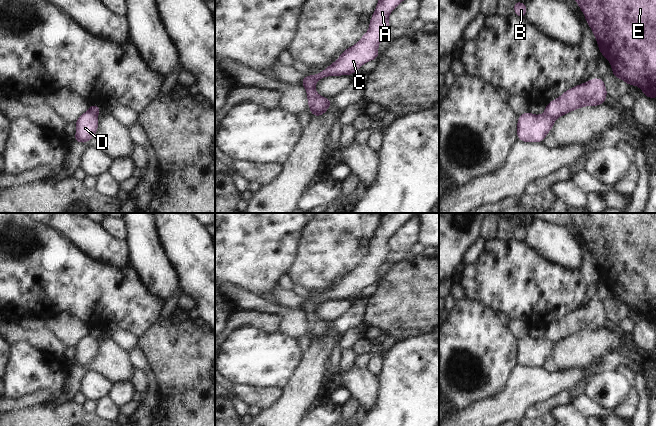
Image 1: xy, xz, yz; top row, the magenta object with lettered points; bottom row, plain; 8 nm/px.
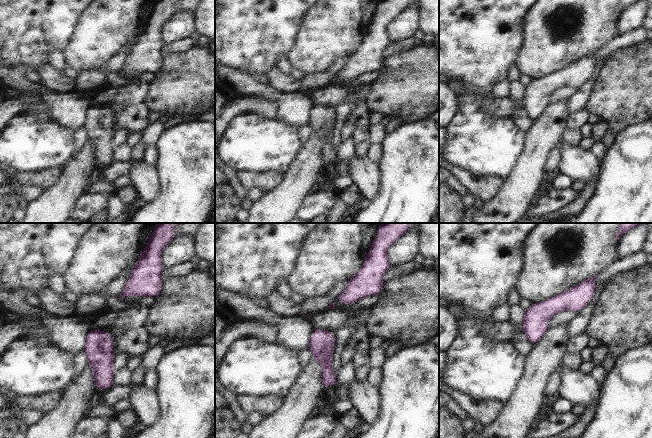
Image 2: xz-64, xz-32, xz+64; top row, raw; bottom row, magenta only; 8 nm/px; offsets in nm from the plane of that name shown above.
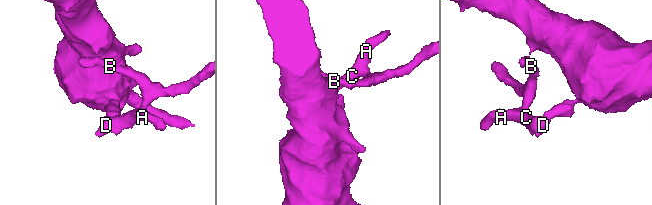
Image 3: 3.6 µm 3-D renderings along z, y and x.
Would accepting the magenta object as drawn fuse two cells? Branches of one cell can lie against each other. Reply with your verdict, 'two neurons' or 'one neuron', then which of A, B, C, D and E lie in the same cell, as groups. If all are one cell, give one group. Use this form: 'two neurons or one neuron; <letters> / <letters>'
two neurons; A B C D / E

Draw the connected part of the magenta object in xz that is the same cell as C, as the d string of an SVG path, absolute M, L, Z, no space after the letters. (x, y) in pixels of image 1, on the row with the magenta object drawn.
M378 0L375 13L370 19L370 26L363 37L352 47L343 51L340 57L322 72L306 76L301 84L306 88L308 105L317 99L315 84L327 76L352 75L368 61L377 59L377 48L390 29L388 16L403 0Z

